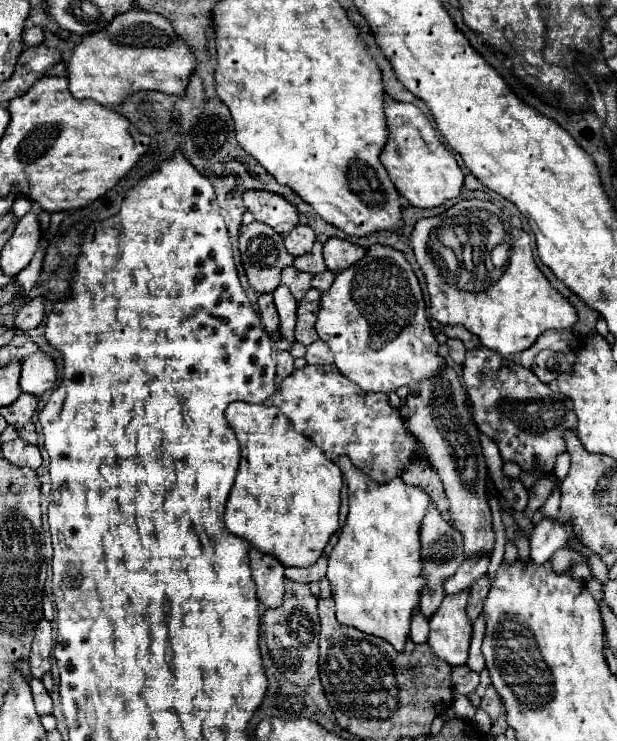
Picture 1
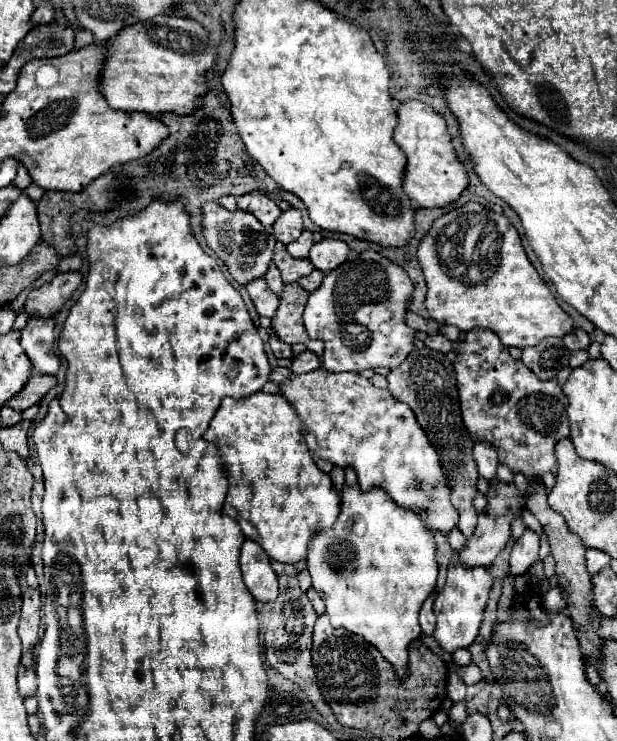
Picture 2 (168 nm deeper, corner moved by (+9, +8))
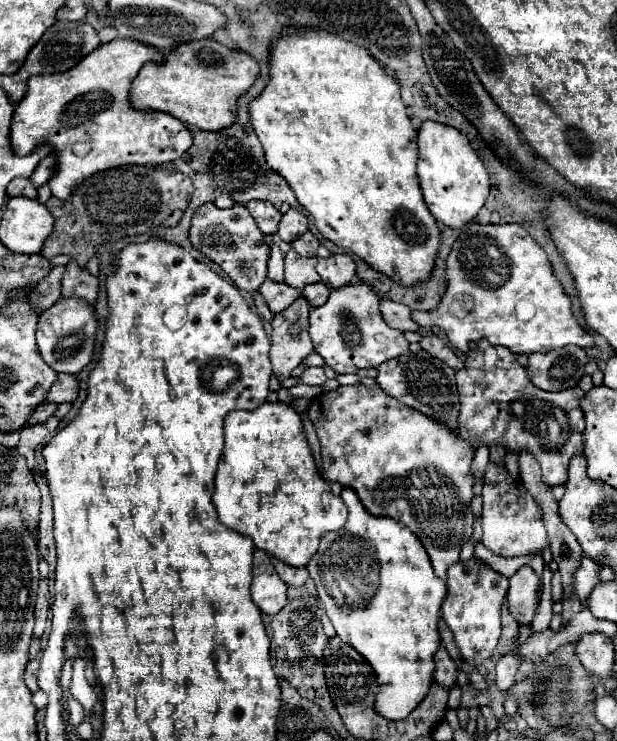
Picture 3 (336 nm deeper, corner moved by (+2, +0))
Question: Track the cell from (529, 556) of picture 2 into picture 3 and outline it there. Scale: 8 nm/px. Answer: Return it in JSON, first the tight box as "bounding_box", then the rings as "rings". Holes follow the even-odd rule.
{"bounding_box":[507,568,541,626],"rings":[[[519,568],[509,578],[507,604],[509,612],[519,626],[531,626],[541,600],[541,578],[529,568]]]}

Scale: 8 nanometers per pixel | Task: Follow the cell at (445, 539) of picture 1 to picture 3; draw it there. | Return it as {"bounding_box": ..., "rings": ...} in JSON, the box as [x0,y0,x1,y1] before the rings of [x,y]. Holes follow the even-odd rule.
{"bounding_box":[435,646,457,690],"rings":[[[445,646],[439,648],[437,656],[435,656],[435,664],[437,664],[437,672],[435,672],[435,682],[441,684],[443,688],[451,690],[457,686],[457,666],[455,662],[449,658]]]}

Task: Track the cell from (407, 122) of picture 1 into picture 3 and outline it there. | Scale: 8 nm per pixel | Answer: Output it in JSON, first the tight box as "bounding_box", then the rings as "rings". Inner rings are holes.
{"bounding_box":[417,120,491,228],"rings":[[[427,120],[417,132],[417,144],[419,144],[417,174],[425,204],[429,206],[431,214],[435,216],[437,222],[445,224],[447,228],[461,228],[469,224],[483,208],[491,190],[491,182],[483,162],[471,148],[467,136],[457,128]]]}

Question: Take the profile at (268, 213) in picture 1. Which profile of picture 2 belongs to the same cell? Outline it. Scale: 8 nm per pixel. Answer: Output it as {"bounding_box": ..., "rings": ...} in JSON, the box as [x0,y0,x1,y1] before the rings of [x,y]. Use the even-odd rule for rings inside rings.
{"bounding_box":[238,190,282,226],"rings":[[[252,190],[244,196],[240,196],[238,198],[238,208],[246,210],[246,212],[252,212],[264,226],[272,226],[278,220],[278,216],[282,214],[278,204],[274,200],[270,200],[260,190]]]}

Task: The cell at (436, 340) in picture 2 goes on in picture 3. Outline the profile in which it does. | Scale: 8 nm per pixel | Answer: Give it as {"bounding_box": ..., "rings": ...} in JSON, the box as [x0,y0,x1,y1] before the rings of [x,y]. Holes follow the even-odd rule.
{"bounding_box":[419,334,463,370],"rings":[[[435,334],[423,336],[419,344],[421,344],[421,348],[423,348],[425,352],[429,352],[431,356],[443,360],[449,368],[453,368],[453,370],[461,370],[461,368],[463,368],[463,362],[457,358],[457,354],[455,354],[439,336],[435,336]]]}

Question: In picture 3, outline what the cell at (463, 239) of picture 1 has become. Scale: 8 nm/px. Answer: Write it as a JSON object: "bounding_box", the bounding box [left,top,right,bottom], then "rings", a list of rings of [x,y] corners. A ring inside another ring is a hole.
{"bounding_box":[411,224,595,354],"rings":[[[479,224],[479,234],[459,236],[453,248],[445,272],[449,286],[437,312],[411,312],[419,326],[443,328],[449,342],[461,352],[469,352],[469,344],[481,338],[487,338],[493,346],[505,346],[513,354],[545,354],[569,344],[595,346],[595,340],[577,322],[571,298],[557,280],[545,250],[521,224]],[[465,246],[487,246],[487,252],[467,250]],[[465,254],[477,266],[477,278],[463,266]]]}

